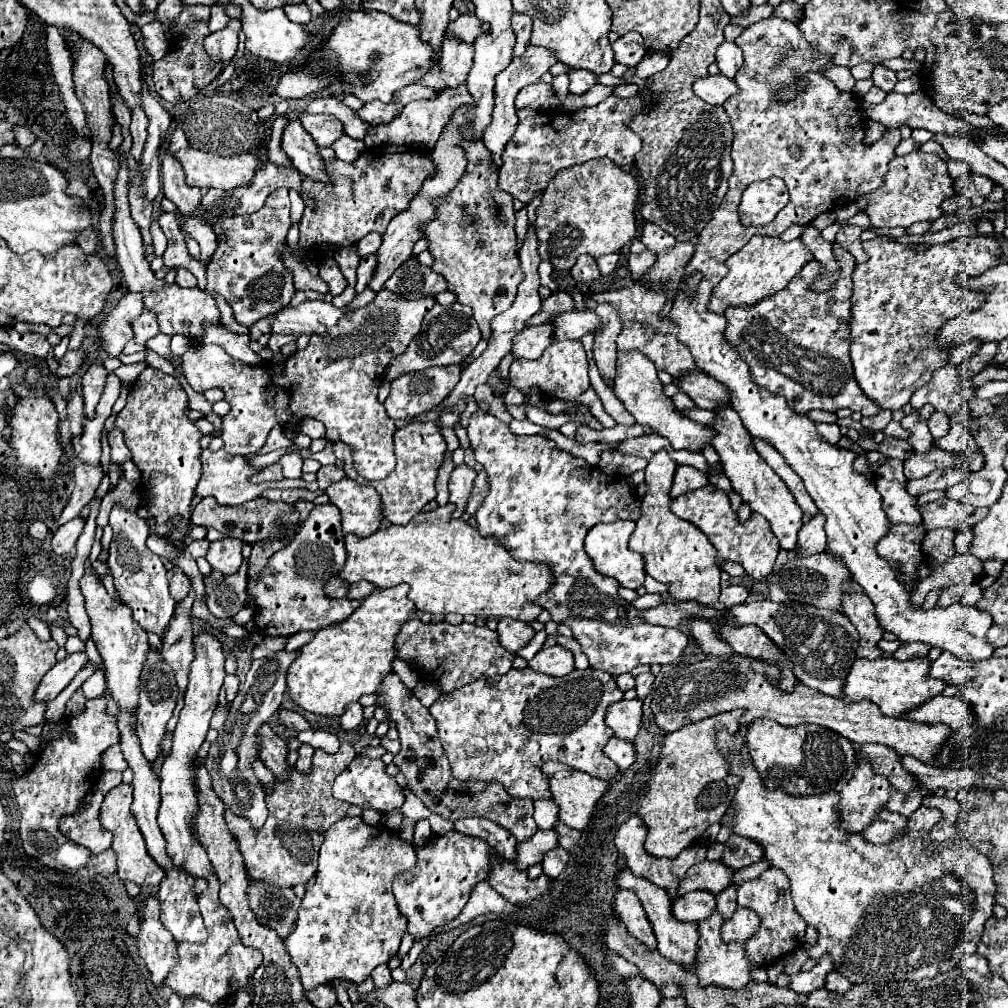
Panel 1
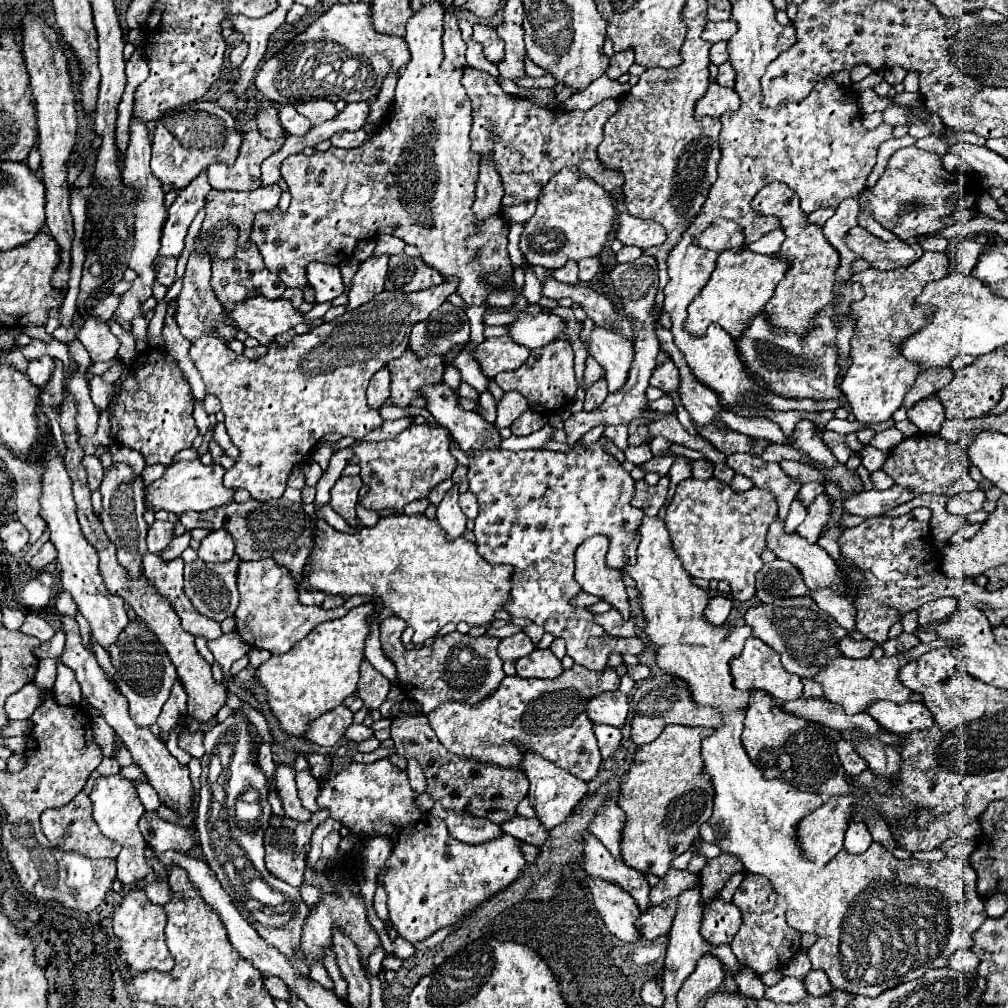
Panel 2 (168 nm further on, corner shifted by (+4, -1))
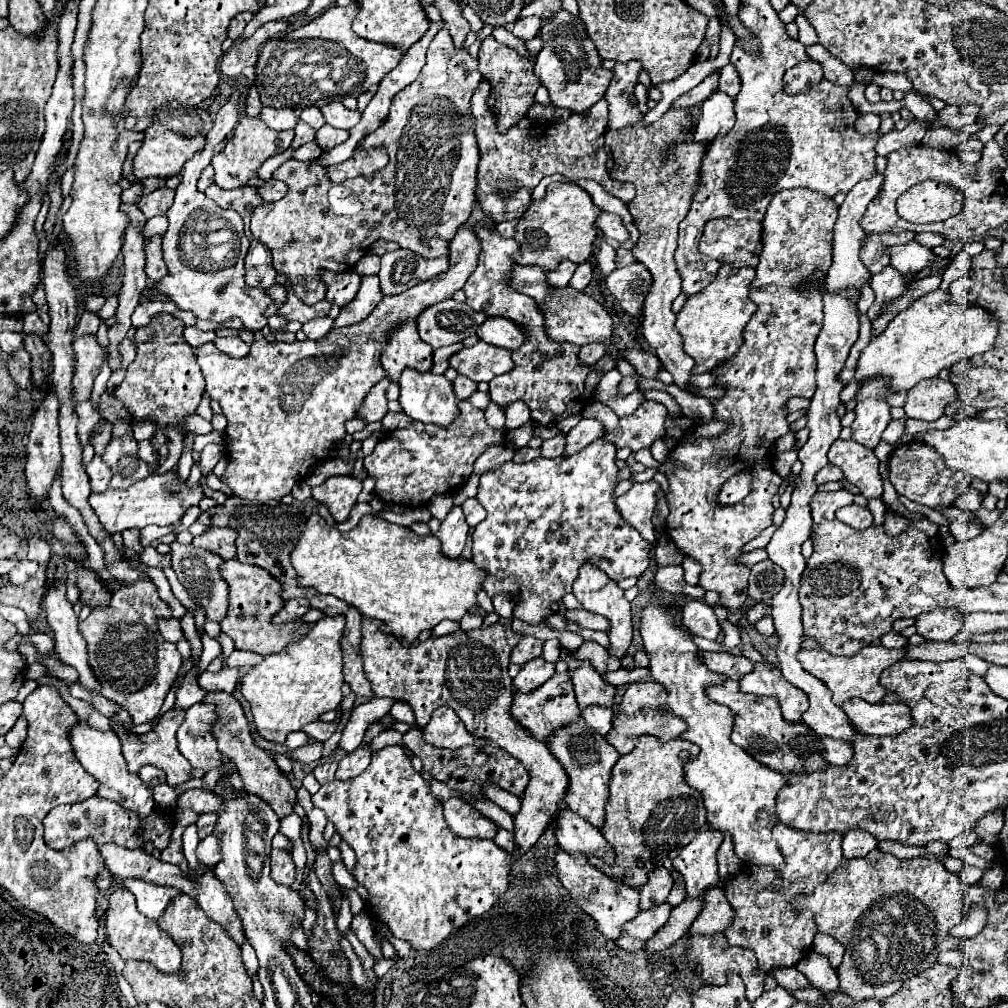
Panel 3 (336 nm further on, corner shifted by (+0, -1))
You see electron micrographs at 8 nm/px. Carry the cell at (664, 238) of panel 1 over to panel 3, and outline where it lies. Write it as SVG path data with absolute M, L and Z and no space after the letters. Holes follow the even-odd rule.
M601 212L595 226L599 228L599 232L605 236L605 238L615 238L617 242L625 242L629 238L629 232L627 228L623 226L623 220L621 216L617 214L609 214L609 212Z

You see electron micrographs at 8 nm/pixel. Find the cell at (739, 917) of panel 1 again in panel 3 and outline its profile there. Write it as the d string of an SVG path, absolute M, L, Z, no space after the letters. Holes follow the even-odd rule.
M709 888L703 894L703 910L691 924L691 934L719 934L733 922L733 910L721 888Z

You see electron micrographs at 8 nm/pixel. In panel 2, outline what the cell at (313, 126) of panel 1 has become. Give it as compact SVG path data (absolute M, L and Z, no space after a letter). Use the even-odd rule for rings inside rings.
M291 104L279 108L279 118L281 118L281 126L285 128L287 134L305 136L305 132L311 130L311 122L305 116L301 116Z

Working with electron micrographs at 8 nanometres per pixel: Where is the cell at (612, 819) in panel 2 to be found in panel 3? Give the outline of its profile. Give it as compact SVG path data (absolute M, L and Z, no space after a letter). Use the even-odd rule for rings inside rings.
M579 718L577 722L569 722L569 726L561 726L553 738L549 738L547 748L551 754L563 764L567 776L569 776L569 786L563 796L565 804L589 820L595 828L603 826L603 814L605 814L605 802L609 798L609 778L611 778L611 768L620 757L620 754L607 744L601 734L593 734L589 726L585 726L585 720Z

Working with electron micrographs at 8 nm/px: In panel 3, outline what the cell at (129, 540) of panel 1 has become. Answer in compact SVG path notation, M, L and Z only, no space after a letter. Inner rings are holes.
M131 436L111 438L111 442L105 446L101 458L113 470L113 488L129 488L133 482L139 482L141 478L149 476L149 468L139 458L137 450L137 440L133 440Z

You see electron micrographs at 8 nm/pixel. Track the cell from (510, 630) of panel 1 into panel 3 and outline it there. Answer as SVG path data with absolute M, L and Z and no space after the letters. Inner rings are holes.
M523 636L521 642L517 644L517 648L513 648L513 652L511 652L511 662L521 666L521 664L525 664L533 658L539 658L541 652L543 652L543 642L541 640L537 640L533 636Z

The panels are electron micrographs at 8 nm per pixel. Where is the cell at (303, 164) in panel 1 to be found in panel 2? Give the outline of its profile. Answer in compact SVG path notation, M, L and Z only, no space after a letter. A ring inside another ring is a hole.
M263 100L259 112L257 112L257 124L261 134L265 138L285 138L285 132L281 130L281 122L277 122L277 104Z

